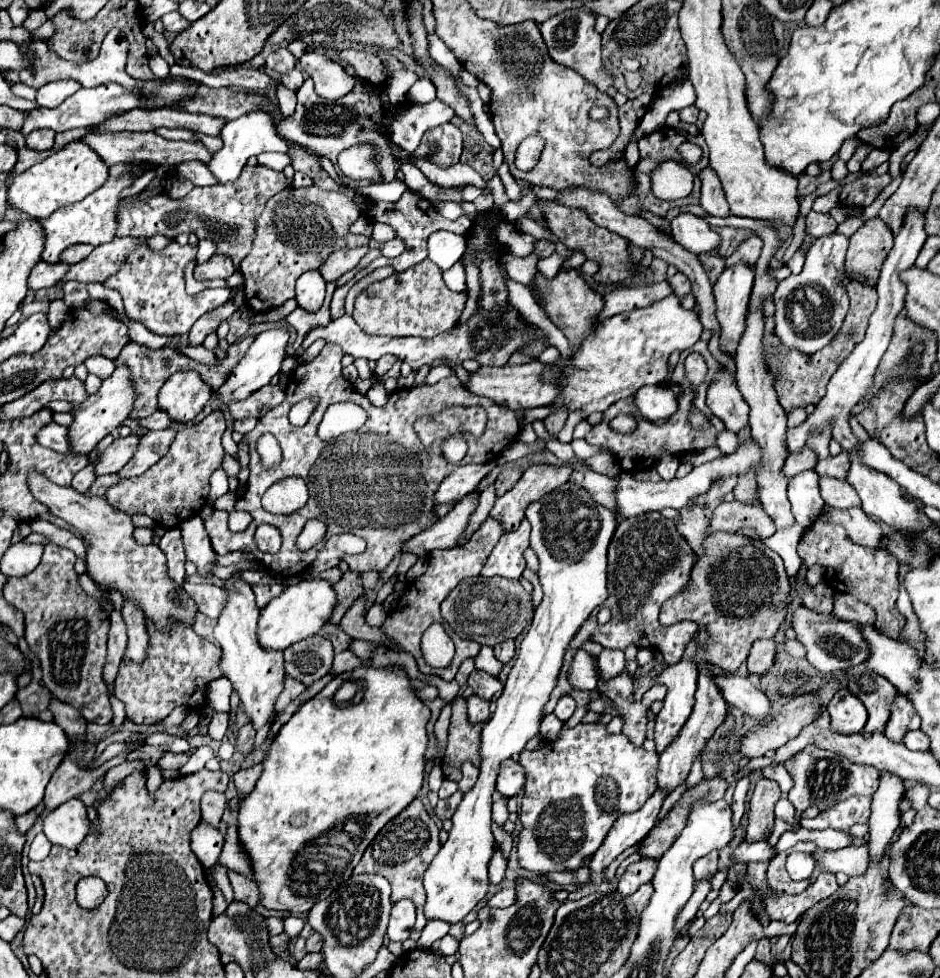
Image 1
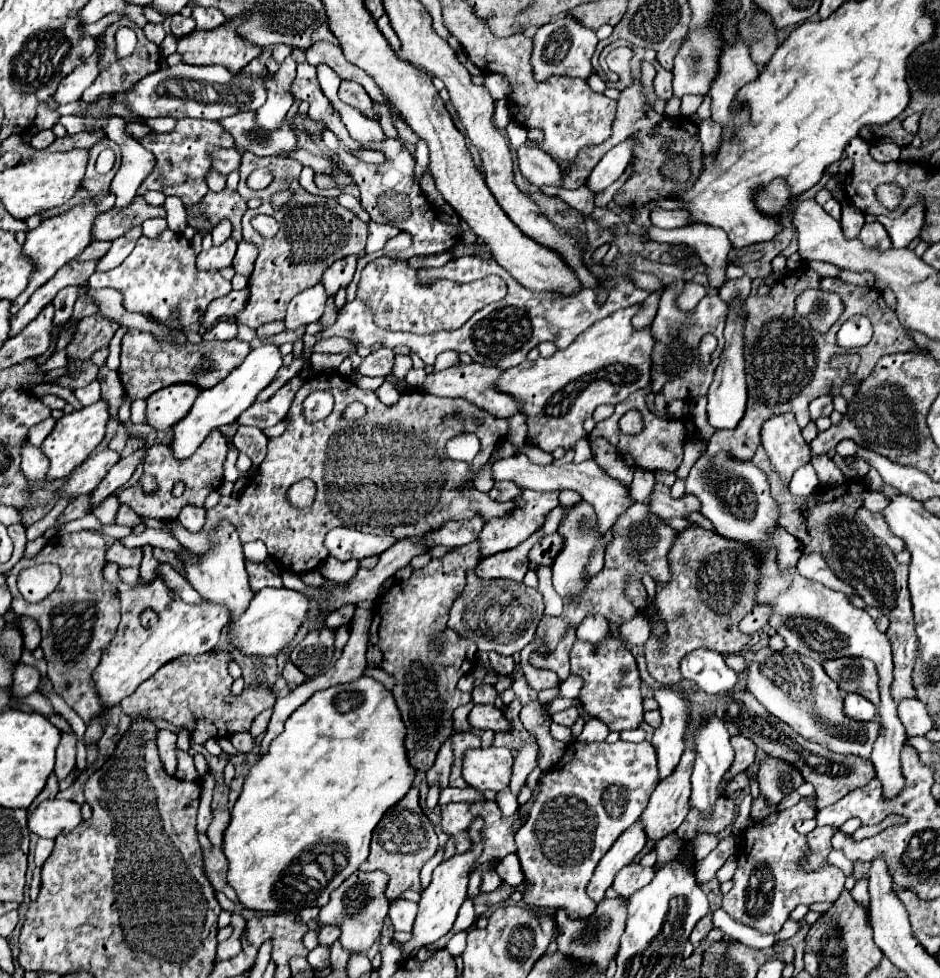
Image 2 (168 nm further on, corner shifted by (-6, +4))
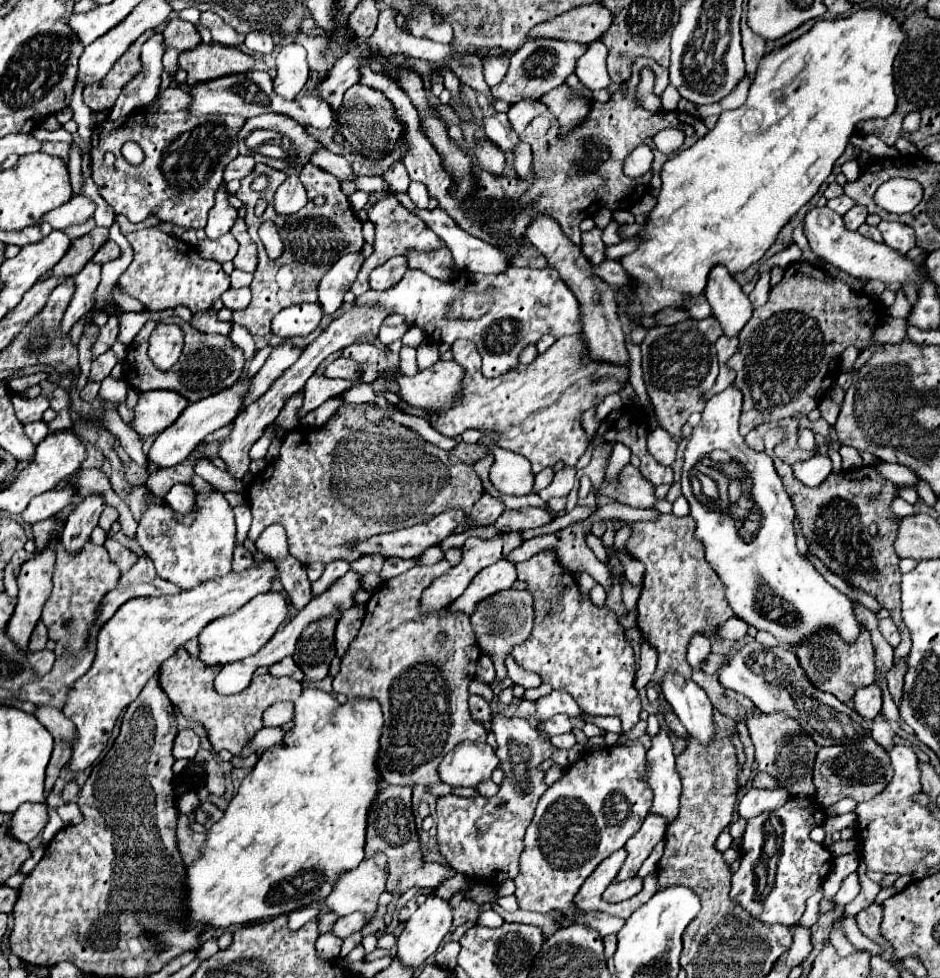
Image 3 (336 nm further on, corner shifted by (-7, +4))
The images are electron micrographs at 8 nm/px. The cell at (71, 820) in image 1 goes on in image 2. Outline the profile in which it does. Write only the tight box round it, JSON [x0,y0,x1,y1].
[28,800,80,838]

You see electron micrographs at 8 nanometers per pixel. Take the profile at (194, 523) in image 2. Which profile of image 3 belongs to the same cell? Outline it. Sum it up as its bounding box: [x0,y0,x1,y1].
[165,484,197,514]

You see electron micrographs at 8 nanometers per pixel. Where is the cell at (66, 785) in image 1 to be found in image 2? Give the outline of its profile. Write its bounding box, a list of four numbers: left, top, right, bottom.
[56,732,76,780]

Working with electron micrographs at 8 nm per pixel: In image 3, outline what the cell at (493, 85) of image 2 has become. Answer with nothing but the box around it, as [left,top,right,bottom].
[491,38,587,104]

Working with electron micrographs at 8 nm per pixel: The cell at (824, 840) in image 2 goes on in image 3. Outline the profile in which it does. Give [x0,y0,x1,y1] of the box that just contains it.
[823,814,855,844]

